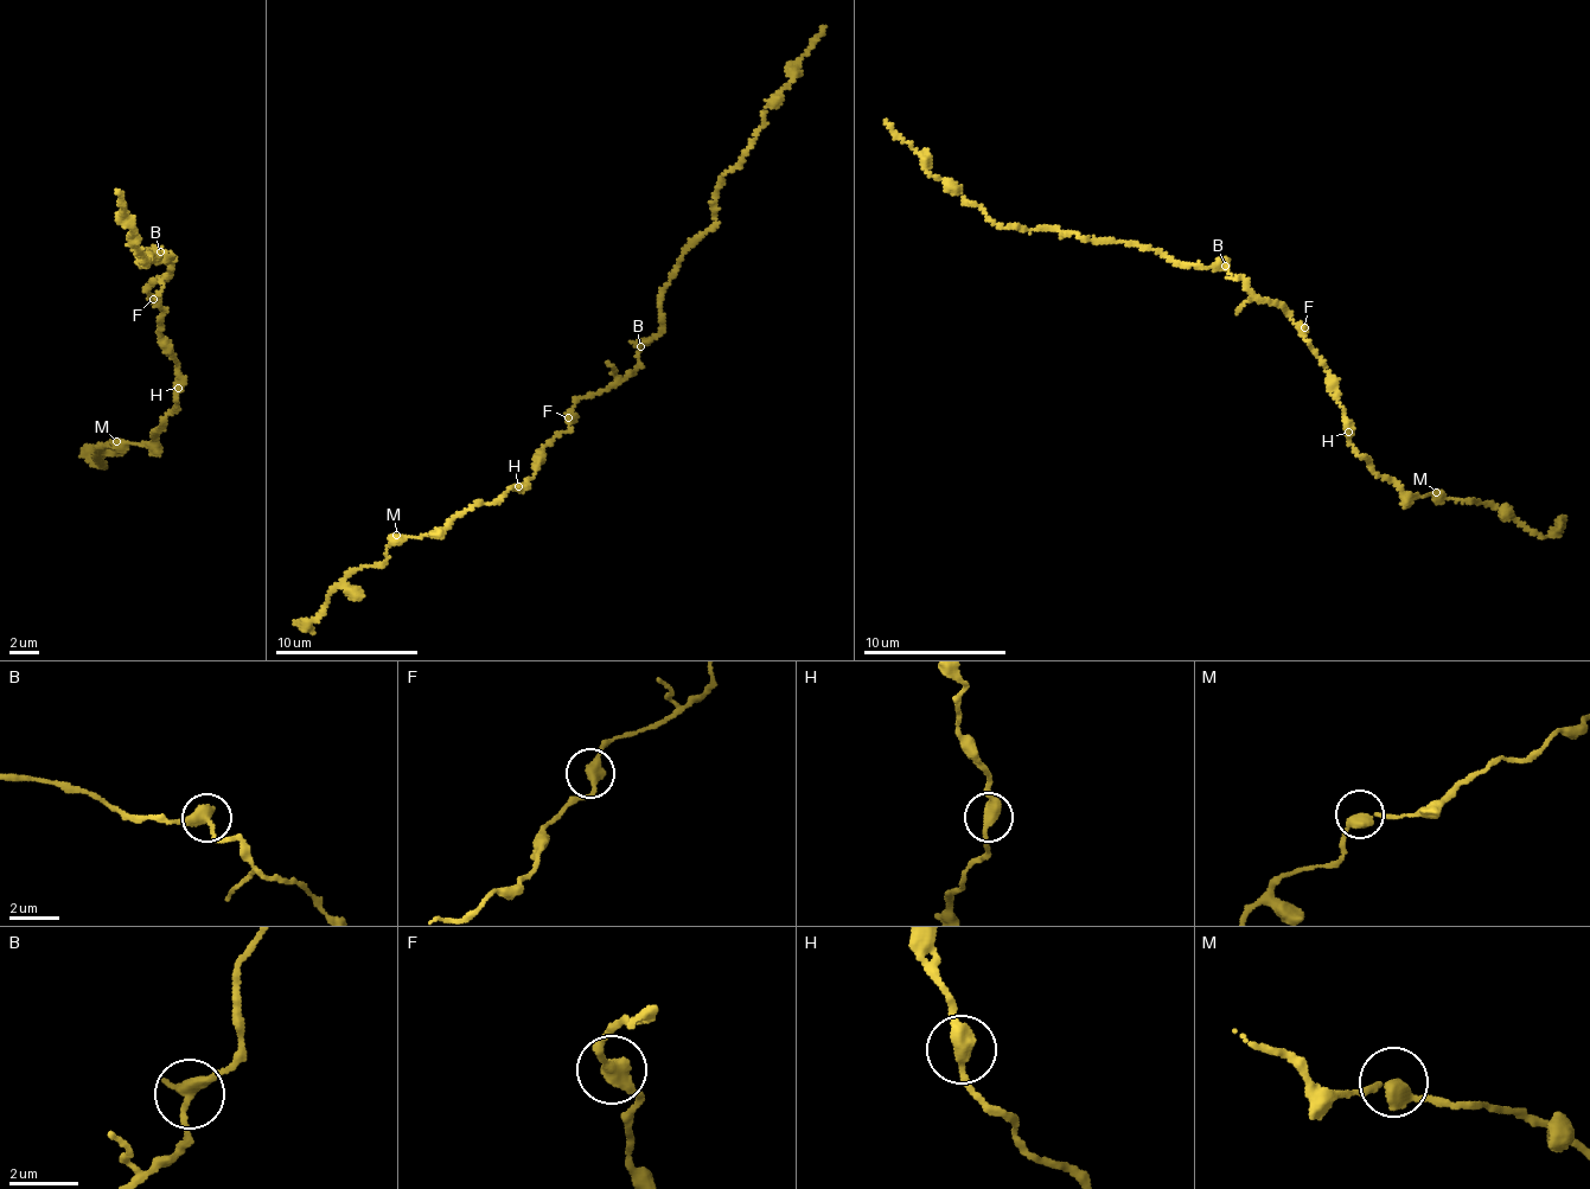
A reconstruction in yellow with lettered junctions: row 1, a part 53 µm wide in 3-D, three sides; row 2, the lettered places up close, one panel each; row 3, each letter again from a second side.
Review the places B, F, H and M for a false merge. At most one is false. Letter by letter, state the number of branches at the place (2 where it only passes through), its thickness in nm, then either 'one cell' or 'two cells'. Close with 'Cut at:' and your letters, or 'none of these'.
B: branches 2; calibre 380 nm; one cell
F: branches 2; calibre 360 nm; one cell
H: branches 2; calibre 380 nm; one cell
M: branches 2; calibre 400 nm; one cell
Cut at: none of these

